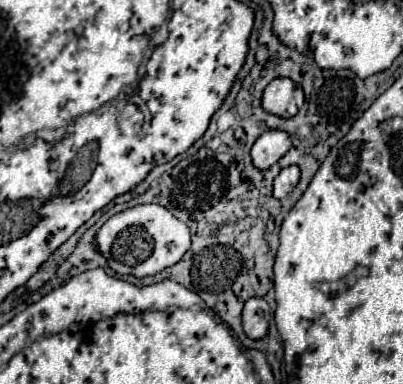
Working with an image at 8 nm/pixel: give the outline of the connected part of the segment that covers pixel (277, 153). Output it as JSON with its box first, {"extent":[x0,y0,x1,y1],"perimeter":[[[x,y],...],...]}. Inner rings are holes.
{"extent":[251,129,291,169],"perimeter":[[[269,129],[265,131],[253,145],[251,157],[257,169],[269,169],[277,163],[291,147],[291,137],[283,129]]]}

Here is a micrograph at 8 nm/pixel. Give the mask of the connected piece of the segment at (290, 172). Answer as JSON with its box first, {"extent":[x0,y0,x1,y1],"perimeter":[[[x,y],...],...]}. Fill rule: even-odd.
{"extent":[273,165,299,199],"perimeter":[[[289,165],[289,167],[281,169],[281,173],[273,181],[273,197],[285,199],[295,189],[297,183],[299,183],[299,167],[297,165]]]}

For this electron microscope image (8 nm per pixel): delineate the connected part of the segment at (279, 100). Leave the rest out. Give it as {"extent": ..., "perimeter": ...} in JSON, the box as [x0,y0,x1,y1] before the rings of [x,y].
{"extent":[263,77,305,117],"perimeter":[[[287,77],[273,79],[263,93],[263,107],[279,117],[293,117],[303,105],[303,101],[305,99],[301,85]]]}

